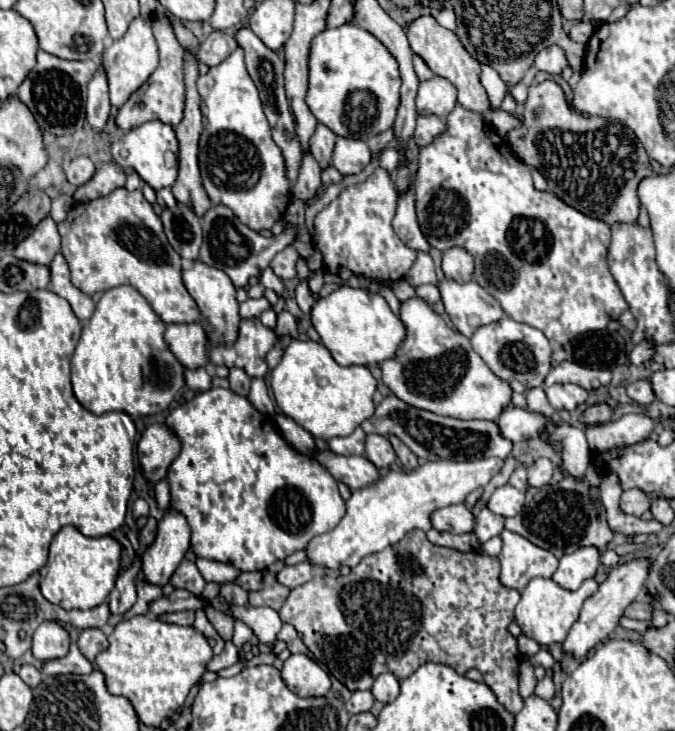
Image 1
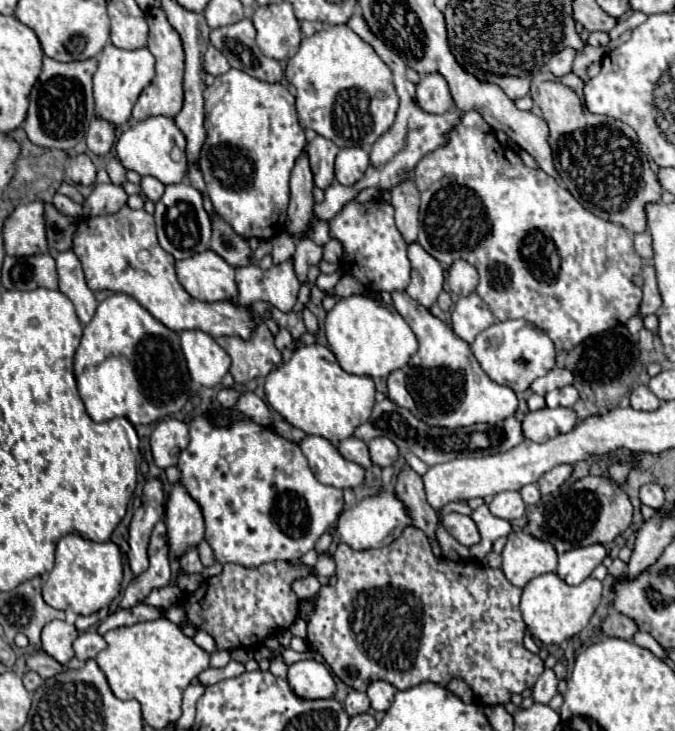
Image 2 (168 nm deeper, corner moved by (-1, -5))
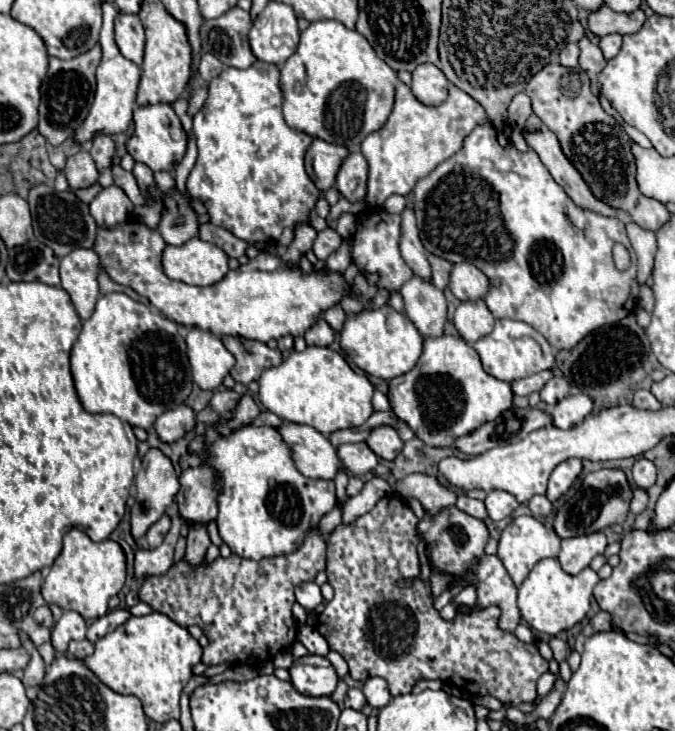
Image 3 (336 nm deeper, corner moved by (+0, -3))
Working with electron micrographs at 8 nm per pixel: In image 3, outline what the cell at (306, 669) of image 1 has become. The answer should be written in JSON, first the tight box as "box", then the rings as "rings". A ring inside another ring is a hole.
{"box":[290,656,338,696],"rings":[[[304,656],[294,660],[290,682],[306,696],[330,696],[336,690],[338,674],[324,656]]]}

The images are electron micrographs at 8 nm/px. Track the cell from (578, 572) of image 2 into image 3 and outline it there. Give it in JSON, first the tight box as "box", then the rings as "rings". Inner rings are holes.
{"box":[558,532,606,574],"rings":[[[594,532],[590,536],[576,536],[562,540],[562,550],[558,560],[566,574],[578,574],[590,566],[592,558],[604,554],[606,550],[606,536],[602,532]]]}

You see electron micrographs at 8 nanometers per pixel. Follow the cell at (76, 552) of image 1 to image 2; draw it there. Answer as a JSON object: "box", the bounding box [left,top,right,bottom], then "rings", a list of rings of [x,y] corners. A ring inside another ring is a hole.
{"box":[43,534,123,616],"rings":[[[67,534],[59,540],[55,552],[55,568],[43,584],[43,598],[49,606],[81,616],[89,616],[107,608],[121,590],[123,558],[117,544],[91,542],[79,534]]]}

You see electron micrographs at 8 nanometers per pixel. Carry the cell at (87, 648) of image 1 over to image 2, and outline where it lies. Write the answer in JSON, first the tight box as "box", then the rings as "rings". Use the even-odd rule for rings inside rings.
{"box":[73,632,105,660],"rings":[[[83,632],[79,634],[79,638],[73,642],[73,650],[75,650],[75,656],[79,660],[89,660],[89,658],[95,658],[103,648],[105,648],[105,640],[101,634],[97,632]]]}

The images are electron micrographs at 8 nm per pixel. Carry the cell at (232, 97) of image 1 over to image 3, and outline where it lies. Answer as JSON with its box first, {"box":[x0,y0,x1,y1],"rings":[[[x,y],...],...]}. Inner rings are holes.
{"box":[186,60,320,242],"rings":[[[258,60],[246,70],[226,68],[210,82],[208,98],[194,116],[194,134],[198,140],[198,160],[186,186],[194,198],[206,200],[212,224],[230,230],[246,242],[270,242],[278,240],[284,228],[308,220],[320,196],[304,170],[304,152],[312,140],[308,134],[298,132],[284,122],[278,66]]]}

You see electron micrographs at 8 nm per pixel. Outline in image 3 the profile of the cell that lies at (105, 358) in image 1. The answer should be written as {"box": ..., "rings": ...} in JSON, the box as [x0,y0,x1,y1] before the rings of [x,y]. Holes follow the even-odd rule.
{"box":[70,292,192,430],"rings":[[[120,292],[106,294],[98,300],[94,314],[84,322],[70,352],[70,364],[74,386],[84,410],[92,414],[114,414],[122,422],[144,430],[150,428],[160,414],[184,404],[192,392],[192,370],[186,356],[186,342],[178,334],[178,326],[162,314],[152,312],[146,304]]]}

